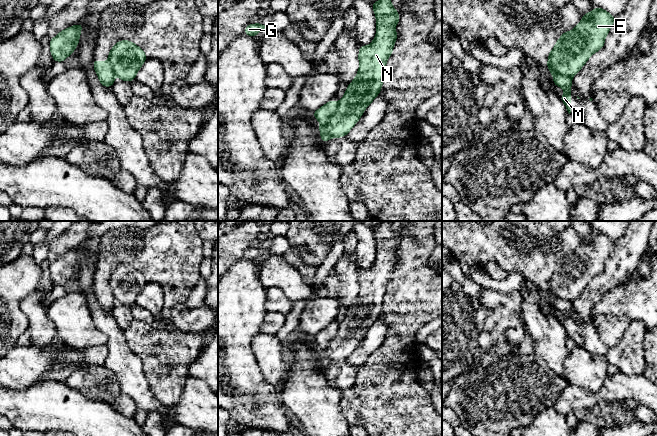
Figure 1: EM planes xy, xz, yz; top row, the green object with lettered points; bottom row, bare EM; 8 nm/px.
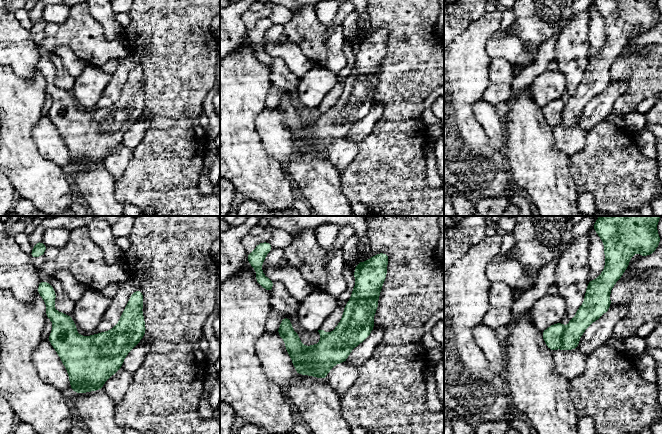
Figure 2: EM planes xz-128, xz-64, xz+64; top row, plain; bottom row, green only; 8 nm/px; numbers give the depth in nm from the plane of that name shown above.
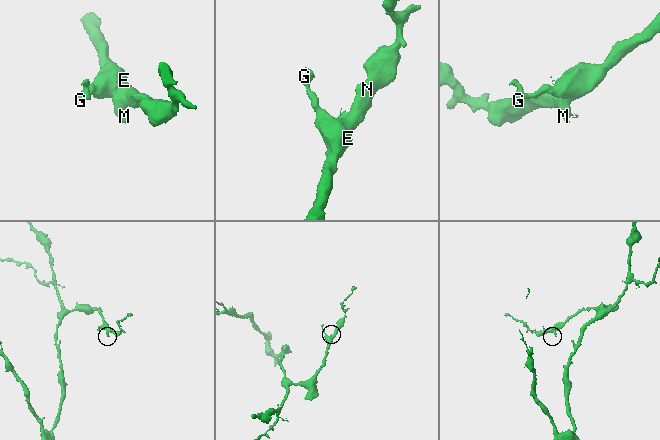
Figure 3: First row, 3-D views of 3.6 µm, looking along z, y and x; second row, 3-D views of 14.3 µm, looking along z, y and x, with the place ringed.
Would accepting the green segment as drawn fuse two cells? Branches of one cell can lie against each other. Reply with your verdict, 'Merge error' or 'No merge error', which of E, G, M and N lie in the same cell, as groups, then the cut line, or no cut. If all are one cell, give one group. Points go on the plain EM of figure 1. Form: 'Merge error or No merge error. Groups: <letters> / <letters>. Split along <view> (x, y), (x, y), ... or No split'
Merge error. Groups: E G N / M. Split along xz (338, 326), (337, 332), (330, 343), (325, 348), (320, 349)

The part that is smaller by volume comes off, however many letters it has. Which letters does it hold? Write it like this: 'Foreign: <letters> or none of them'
Foreign: M

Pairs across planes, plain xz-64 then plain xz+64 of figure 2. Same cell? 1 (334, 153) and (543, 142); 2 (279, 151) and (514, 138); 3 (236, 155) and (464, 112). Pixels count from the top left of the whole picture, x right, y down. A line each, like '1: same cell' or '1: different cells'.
1: different cells
2: different cells
3: same cell

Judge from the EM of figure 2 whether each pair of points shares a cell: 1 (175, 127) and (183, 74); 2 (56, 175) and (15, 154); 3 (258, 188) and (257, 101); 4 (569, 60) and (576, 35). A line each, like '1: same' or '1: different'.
1: same
2: same
3: same
4: same

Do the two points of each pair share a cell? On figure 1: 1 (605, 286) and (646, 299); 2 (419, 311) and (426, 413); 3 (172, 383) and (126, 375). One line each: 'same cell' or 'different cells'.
1: different cells
2: same cell
3: different cells

